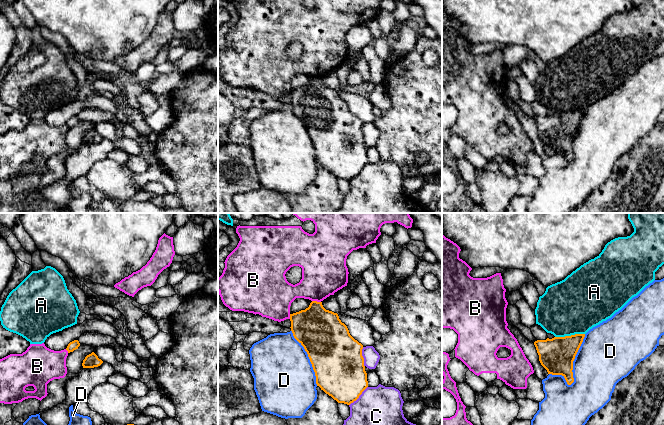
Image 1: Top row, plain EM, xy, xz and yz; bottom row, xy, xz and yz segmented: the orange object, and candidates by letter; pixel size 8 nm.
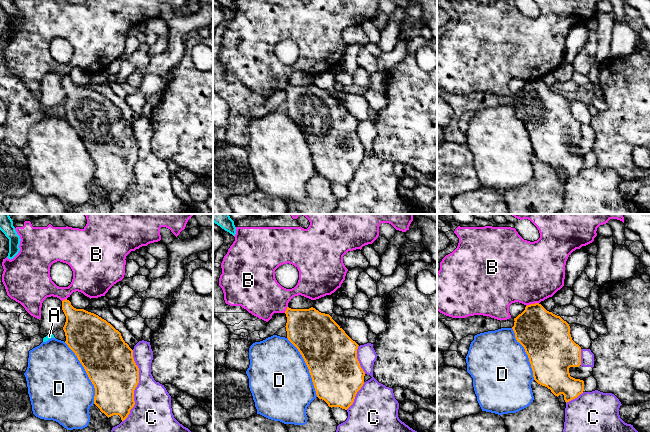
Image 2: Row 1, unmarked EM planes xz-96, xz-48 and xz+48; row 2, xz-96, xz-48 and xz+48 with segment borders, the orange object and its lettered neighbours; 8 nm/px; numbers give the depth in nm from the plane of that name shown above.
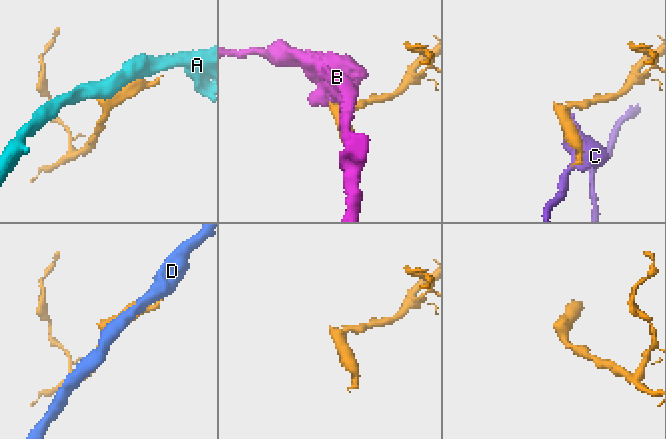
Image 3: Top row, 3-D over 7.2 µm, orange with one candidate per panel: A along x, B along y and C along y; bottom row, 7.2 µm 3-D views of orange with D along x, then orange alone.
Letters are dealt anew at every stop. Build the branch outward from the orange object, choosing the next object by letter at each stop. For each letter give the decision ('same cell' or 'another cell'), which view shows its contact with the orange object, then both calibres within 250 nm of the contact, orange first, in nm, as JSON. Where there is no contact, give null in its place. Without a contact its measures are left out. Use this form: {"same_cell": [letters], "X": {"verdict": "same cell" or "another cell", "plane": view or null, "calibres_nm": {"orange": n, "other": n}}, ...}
{"same_cell": [], "A": {"verdict": "another cell", "plane": "yz", "calibres_nm": {"orange": 280, "other": 460}}, "B": {"verdict": "another cell", "plane": "xz", "calibres_nm": {"orange": 360, "other": 360}}, "C": {"verdict": "another cell", "plane": "xz", "calibres_nm": {"orange": 400, "other": 440}}, "D": {"verdict": "another cell", "plane": "yz", "calibres_nm": {"orange": 280, "other": 420}}}

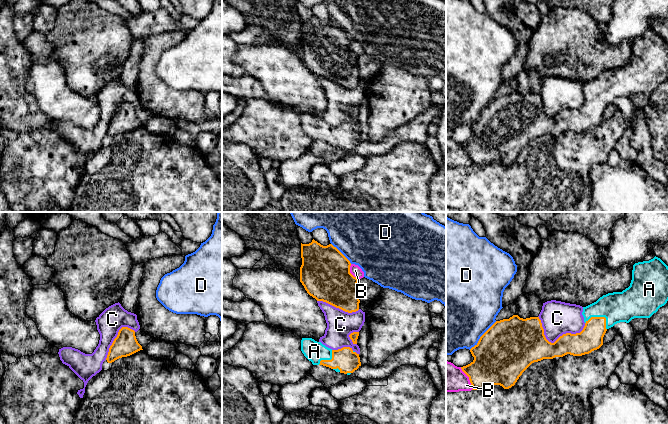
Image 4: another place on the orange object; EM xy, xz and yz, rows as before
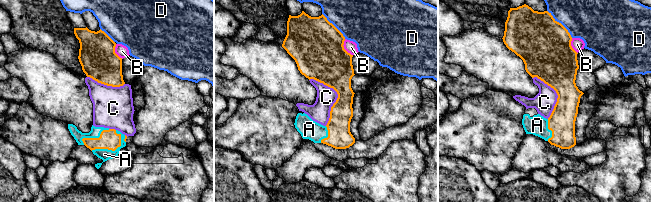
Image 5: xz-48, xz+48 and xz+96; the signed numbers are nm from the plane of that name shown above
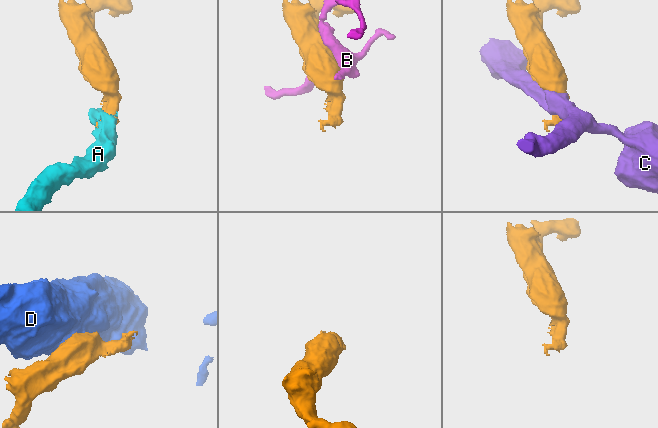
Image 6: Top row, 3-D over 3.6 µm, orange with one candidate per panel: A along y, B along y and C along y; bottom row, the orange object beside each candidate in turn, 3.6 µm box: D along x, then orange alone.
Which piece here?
{"same_cell": ["A"], "A": {"verdict": "same cell", "plane": "yz", "calibres_nm": {"orange": 190, "other": 240}}, "B": {"verdict": "another cell", "plane": "yz", "calibres_nm": {"orange": 360, "other": 240}}, "C": {"verdict": "another cell", "plane": "yz", "calibres_nm": {"orange": 340, "other": 260}}, "D": {"verdict": "another cell", "plane": "yz", "calibres_nm": {"orange": 440, "other": 500}}}

